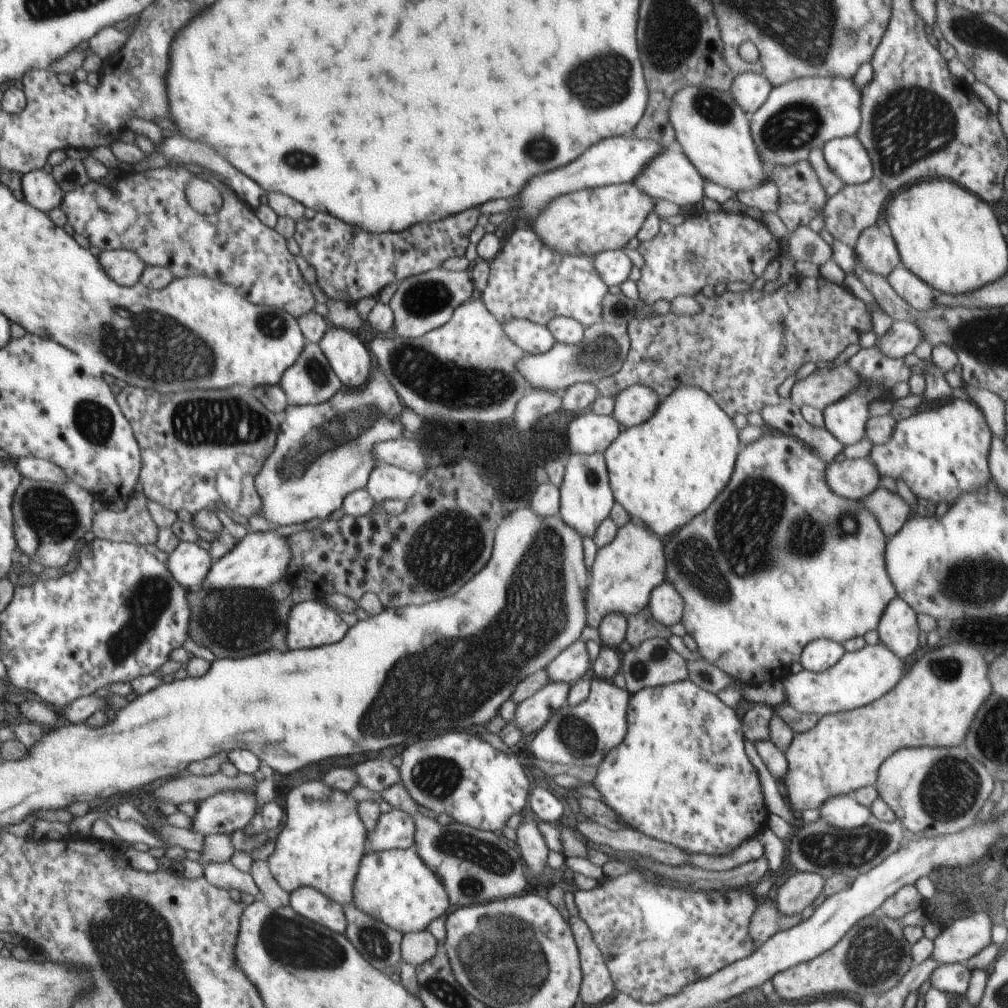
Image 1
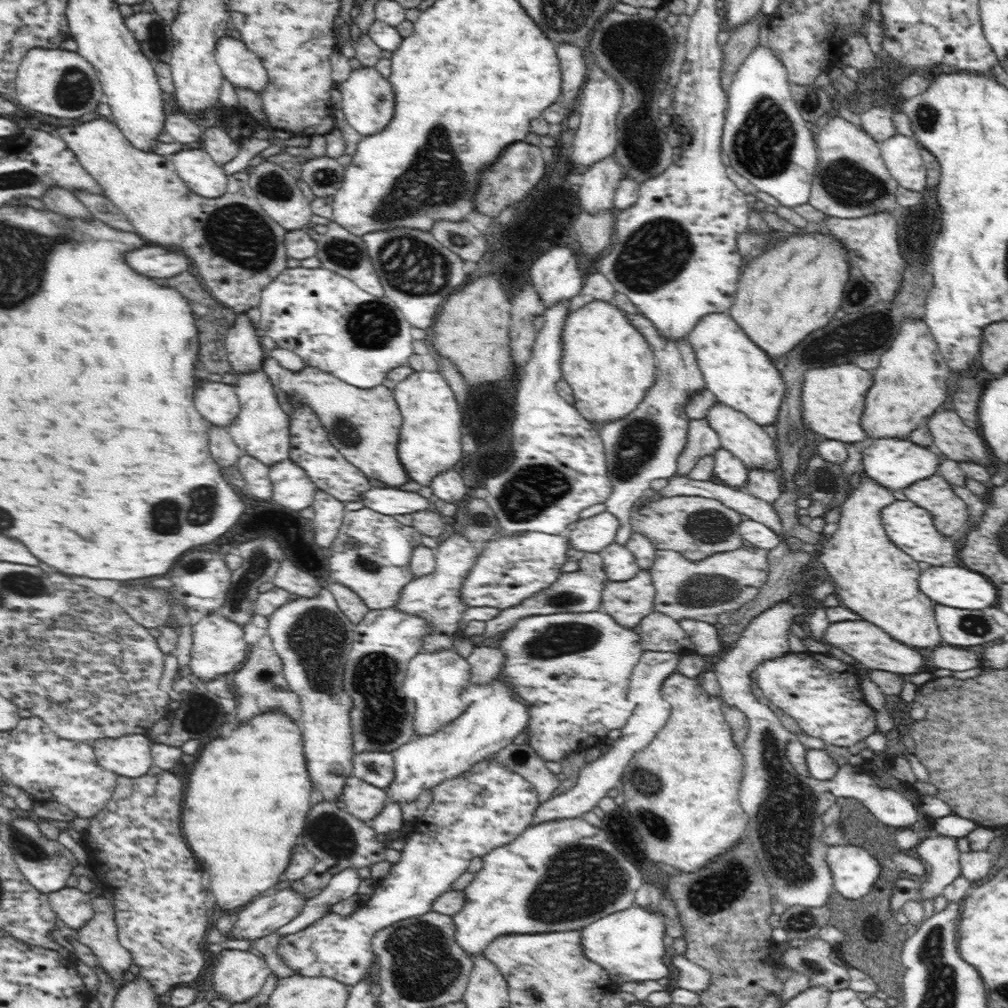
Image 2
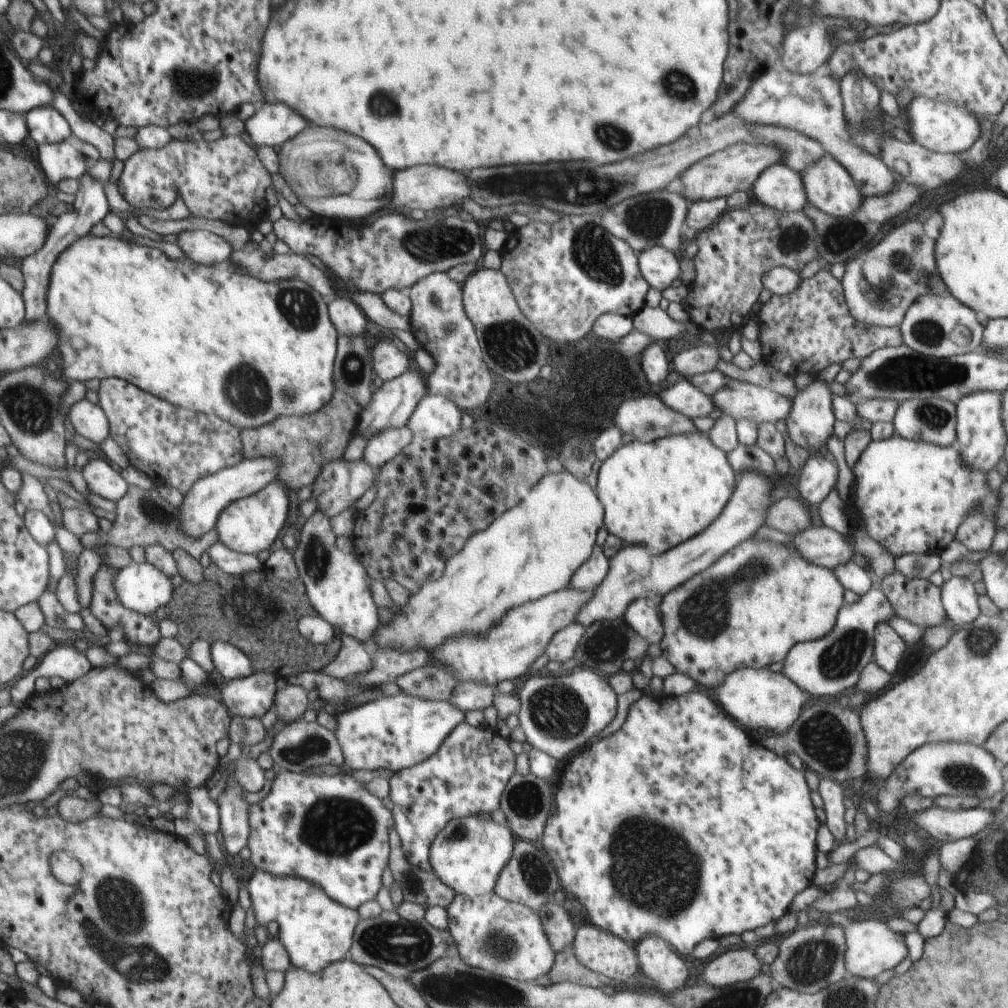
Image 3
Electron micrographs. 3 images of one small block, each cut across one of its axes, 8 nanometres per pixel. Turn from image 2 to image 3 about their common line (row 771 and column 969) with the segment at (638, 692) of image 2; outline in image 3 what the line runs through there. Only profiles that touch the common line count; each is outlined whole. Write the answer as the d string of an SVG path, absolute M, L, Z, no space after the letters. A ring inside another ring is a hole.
M952 577L940 587L941 603L947 621L954 623L955 628L966 626L980 616L978 593L974 584L966 577Z

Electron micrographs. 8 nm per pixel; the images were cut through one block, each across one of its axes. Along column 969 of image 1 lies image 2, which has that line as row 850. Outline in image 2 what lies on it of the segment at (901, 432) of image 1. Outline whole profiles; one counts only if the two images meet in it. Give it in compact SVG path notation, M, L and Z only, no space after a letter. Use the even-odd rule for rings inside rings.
M492 756L477 762L460 776L443 780L431 789L432 802L424 815L414 821L414 830L405 839L404 848L401 850L400 862L393 864L390 873L378 882L380 888L374 890L368 905L364 901L350 916L340 916L332 911L324 914L318 922L305 930L279 938L278 953L294 974L328 977L348 987L368 976L368 969L376 957L371 947L376 932L396 924L396 921L431 912L436 898L451 890L452 884L467 872L473 858L481 858L495 848L510 844L514 838L518 838L532 824L536 808L540 804L536 787L522 775L506 769L502 763L492 759Z

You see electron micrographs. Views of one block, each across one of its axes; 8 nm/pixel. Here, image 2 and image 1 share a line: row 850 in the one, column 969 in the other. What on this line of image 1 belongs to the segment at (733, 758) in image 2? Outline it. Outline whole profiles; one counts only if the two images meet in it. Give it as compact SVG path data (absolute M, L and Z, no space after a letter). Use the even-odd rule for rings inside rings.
M952 644L952 646L944 646L944 648L932 648L928 649L928 652L916 660L916 664L910 668L908 672L905 672L900 682L884 696L876 699L870 704L864 705L863 707L855 708L848 712L837 712L834 714L824 715L819 717L816 724L805 730L803 733L796 733L792 736L789 742L788 748L785 748L784 756L787 760L787 771L783 776L783 791L787 798L787 802L793 812L802 812L803 810L810 808L819 808L819 806L828 798L835 797L838 795L846 795L853 793L858 788L863 786L874 786L877 781L879 768L881 764L889 757L892 756L897 750L908 748L908 747L955 747L958 744L962 744L966 732L969 732L972 722L974 722L974 716L982 706L982 702L991 695L992 687L988 680L989 665L984 661L984 655L981 652L976 652L972 646L966 646L966 644Z

